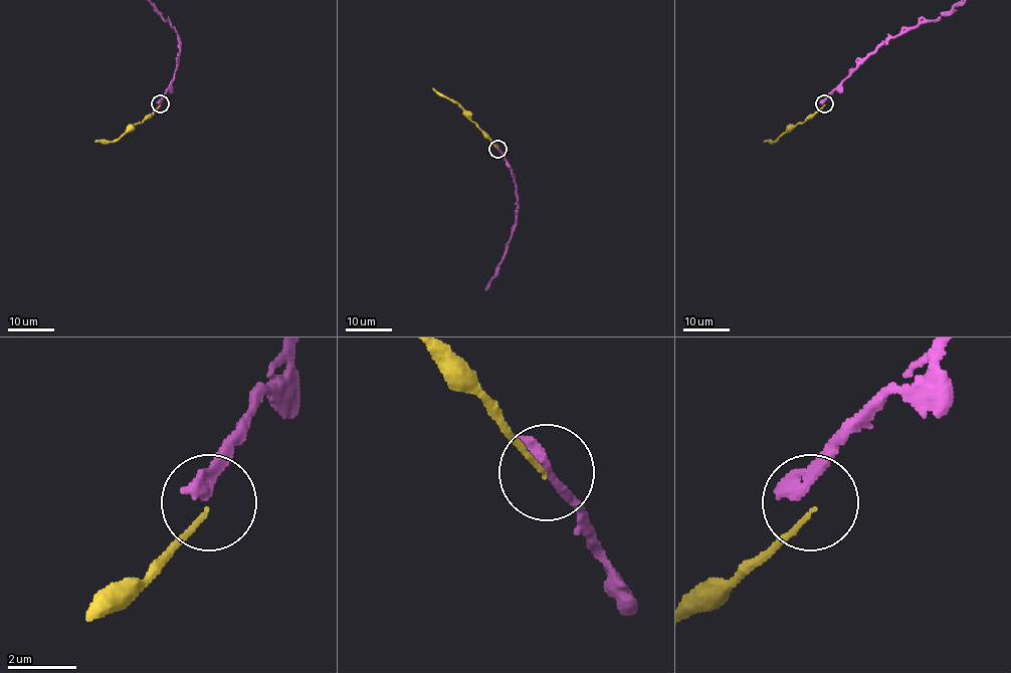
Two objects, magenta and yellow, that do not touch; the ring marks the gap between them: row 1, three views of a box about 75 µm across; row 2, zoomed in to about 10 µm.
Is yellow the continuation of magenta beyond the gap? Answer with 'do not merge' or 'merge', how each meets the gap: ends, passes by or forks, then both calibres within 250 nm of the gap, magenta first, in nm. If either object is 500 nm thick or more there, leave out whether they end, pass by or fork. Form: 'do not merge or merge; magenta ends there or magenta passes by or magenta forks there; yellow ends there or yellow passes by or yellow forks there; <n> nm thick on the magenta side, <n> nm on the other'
do not merge; magenta ends there; yellow ends there; 440 nm thick on the magenta side, 130 nm on the other

